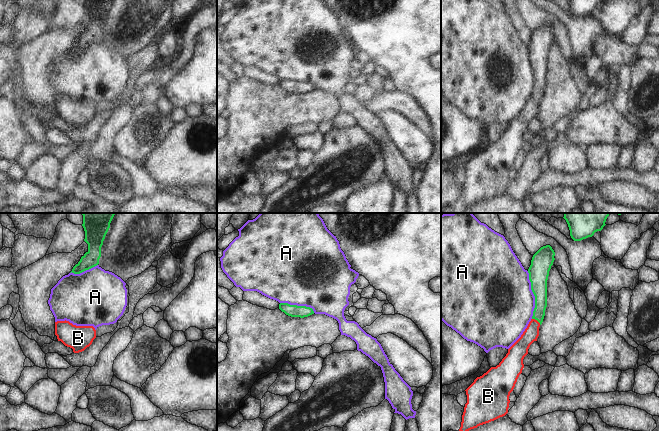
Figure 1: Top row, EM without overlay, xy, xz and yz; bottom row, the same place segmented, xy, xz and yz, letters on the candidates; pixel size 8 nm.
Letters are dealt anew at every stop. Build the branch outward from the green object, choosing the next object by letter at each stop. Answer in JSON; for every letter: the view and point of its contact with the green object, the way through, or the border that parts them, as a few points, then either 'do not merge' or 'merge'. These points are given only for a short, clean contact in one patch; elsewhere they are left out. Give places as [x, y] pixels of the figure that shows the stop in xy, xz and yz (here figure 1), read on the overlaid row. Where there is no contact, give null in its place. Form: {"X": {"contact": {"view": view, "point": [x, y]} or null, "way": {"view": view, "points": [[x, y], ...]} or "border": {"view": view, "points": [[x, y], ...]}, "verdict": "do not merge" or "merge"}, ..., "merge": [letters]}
{"A": {"contact": {"view": "yz", "point": [534, 295]}, "verdict": "do not merge"}, "B": {"contact": {"view": "yz", "point": [536, 319]}, "way": {"view": "yz", "points": [[539, 288], [539, 313], [536, 319], [531, 333]]}, "verdict": "merge"}, "merge": ["B"]}

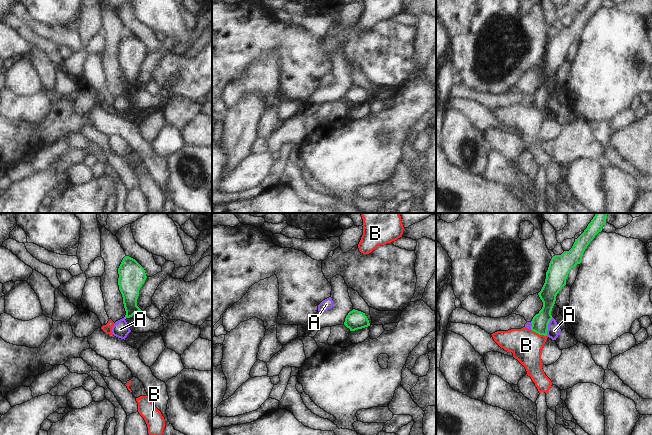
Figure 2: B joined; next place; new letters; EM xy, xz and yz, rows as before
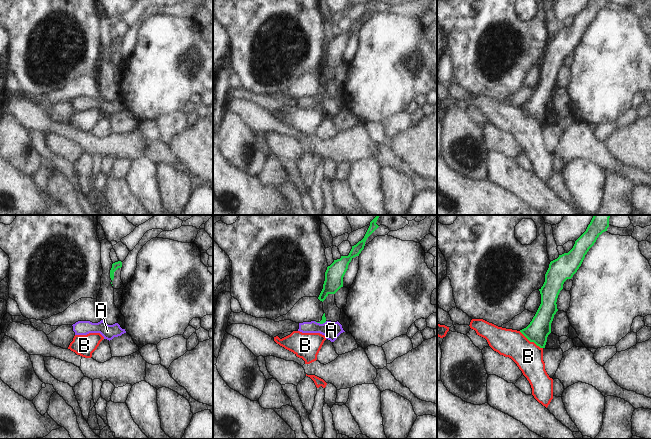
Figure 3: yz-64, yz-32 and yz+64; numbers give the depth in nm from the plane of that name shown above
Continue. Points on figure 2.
{"A": {"contact": {"view": "yz", "point": [547, 326]}, "border": {"view": "yz", "points": [[552, 317], [548, 324], [546, 335]]}, "verdict": "do not merge"}, "B": {"contact": {"view": "yz", "point": [538, 333]}, "verdict": "do not merge"}, "merge": []}

